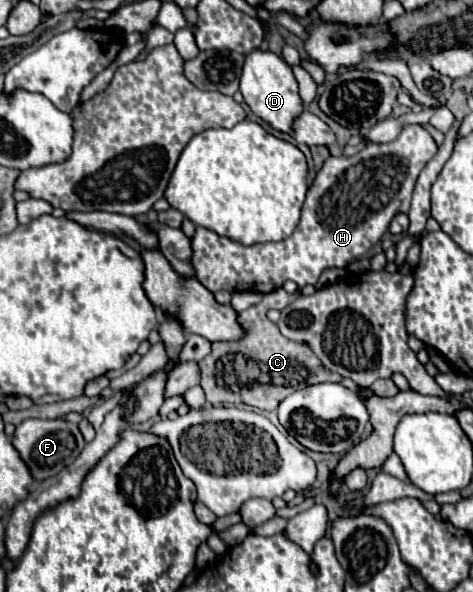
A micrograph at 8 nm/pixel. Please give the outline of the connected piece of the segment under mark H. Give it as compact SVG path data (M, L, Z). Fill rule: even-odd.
M404 125L398 139L390 143L366 143L366 147L360 153L348 159L342 159L342 157L326 159L314 183L308 189L300 223L296 225L290 237L276 243L244 247L228 237L216 235L210 229L196 227L196 233L190 239L194 277L212 293L216 291L270 293L280 289L288 279L298 283L298 287L314 285L326 267L346 267L350 261L362 257L368 249L372 249L382 239L394 215L408 213L416 177L436 153L438 153L438 147L432 135L422 125Z

